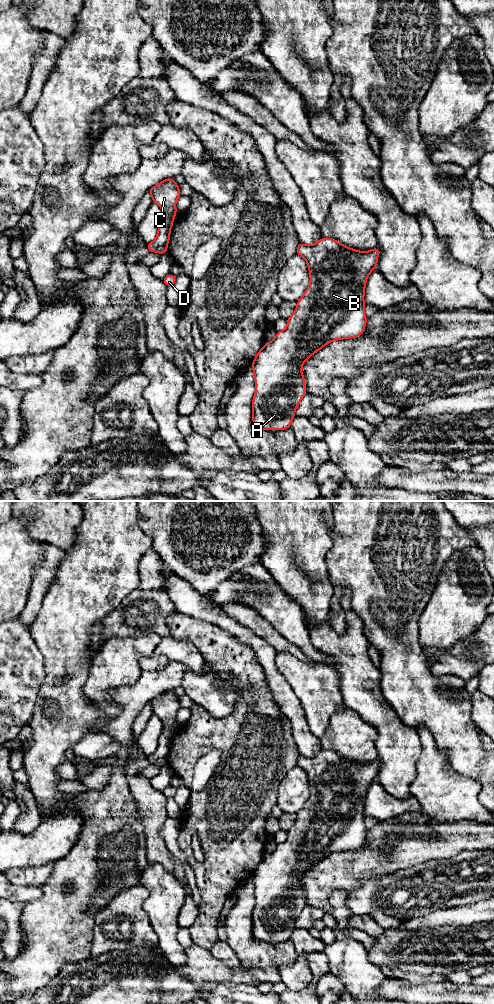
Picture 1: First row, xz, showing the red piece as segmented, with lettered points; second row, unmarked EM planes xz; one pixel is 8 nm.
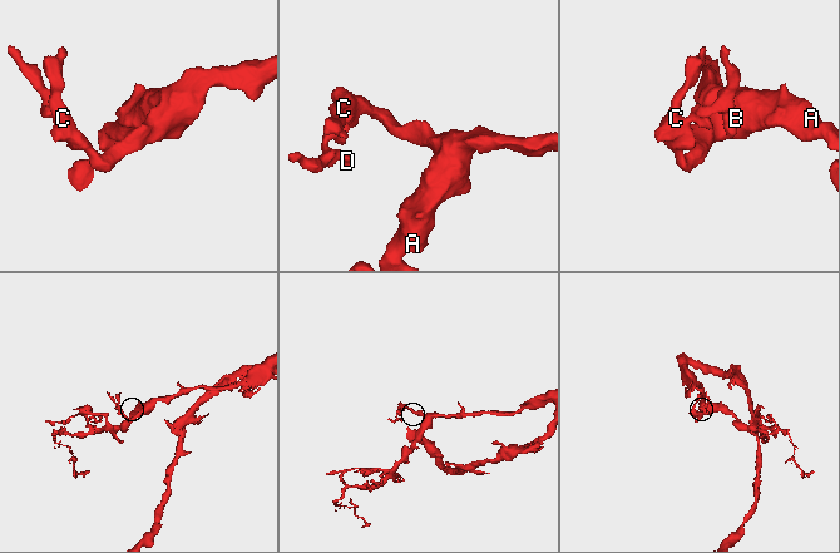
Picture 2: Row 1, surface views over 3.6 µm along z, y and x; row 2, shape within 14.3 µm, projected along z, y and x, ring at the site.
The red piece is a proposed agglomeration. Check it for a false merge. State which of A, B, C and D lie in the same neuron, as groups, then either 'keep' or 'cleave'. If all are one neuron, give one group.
groups A B C D; keep

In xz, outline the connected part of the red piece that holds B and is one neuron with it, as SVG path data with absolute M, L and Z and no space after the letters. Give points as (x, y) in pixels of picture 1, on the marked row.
M321 238L318 242L312 245L305 245L300 242L298 244L296 254L302 256L307 262L310 273L310 285L304 292L304 295L297 301L297 306L294 313L287 319L287 327L284 330L277 332L276 337L272 341L264 344L262 349L255 356L254 361L251 365L255 377L255 395L252 401L252 421L255 427L262 430L285 430L290 428L291 422L295 417L295 409L300 403L301 399L307 394L305 379L303 373L301 372L301 369L304 362L310 356L312 356L314 353L316 353L318 350L322 349L324 346L332 341L359 337L364 332L367 321L367 317L364 313L365 285L369 274L377 266L379 247L371 249L368 252L361 252L359 250L351 249L332 238Z

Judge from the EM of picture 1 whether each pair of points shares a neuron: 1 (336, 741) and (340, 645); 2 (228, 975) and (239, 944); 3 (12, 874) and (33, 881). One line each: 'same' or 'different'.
1: different
2: different
3: same

